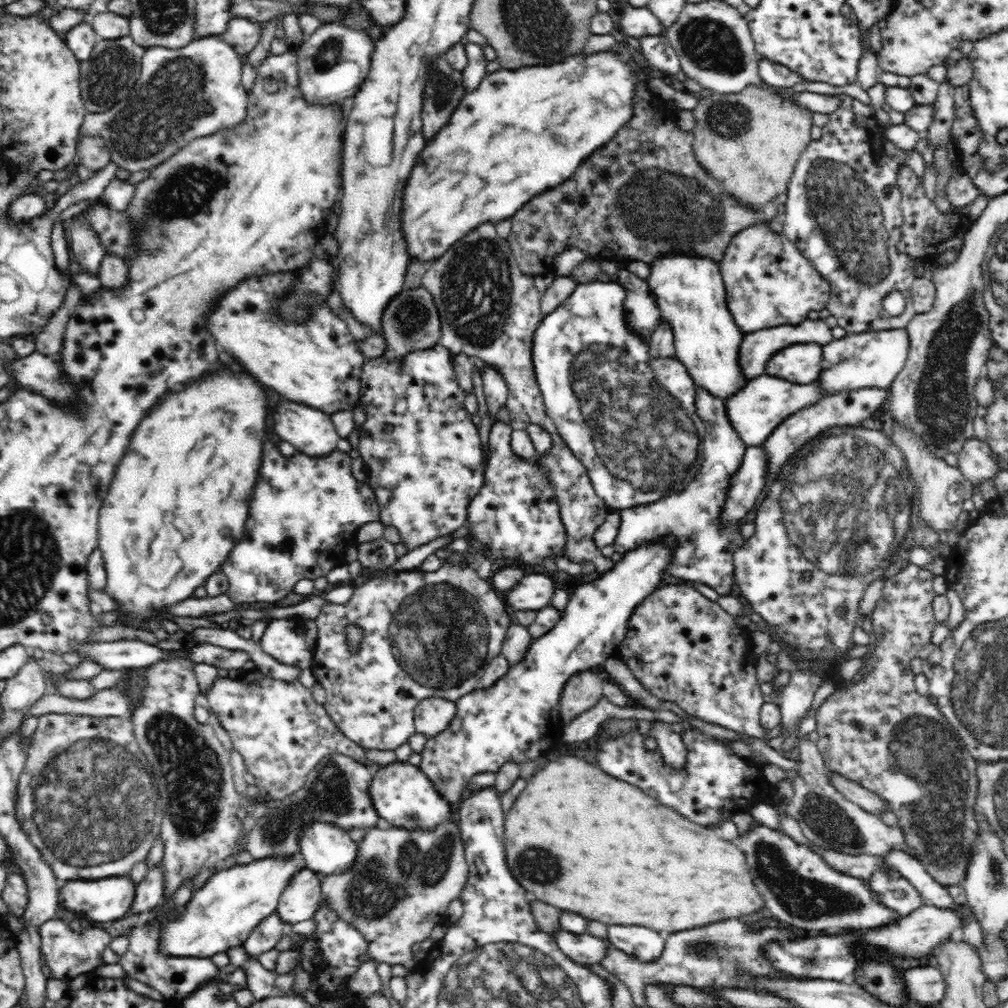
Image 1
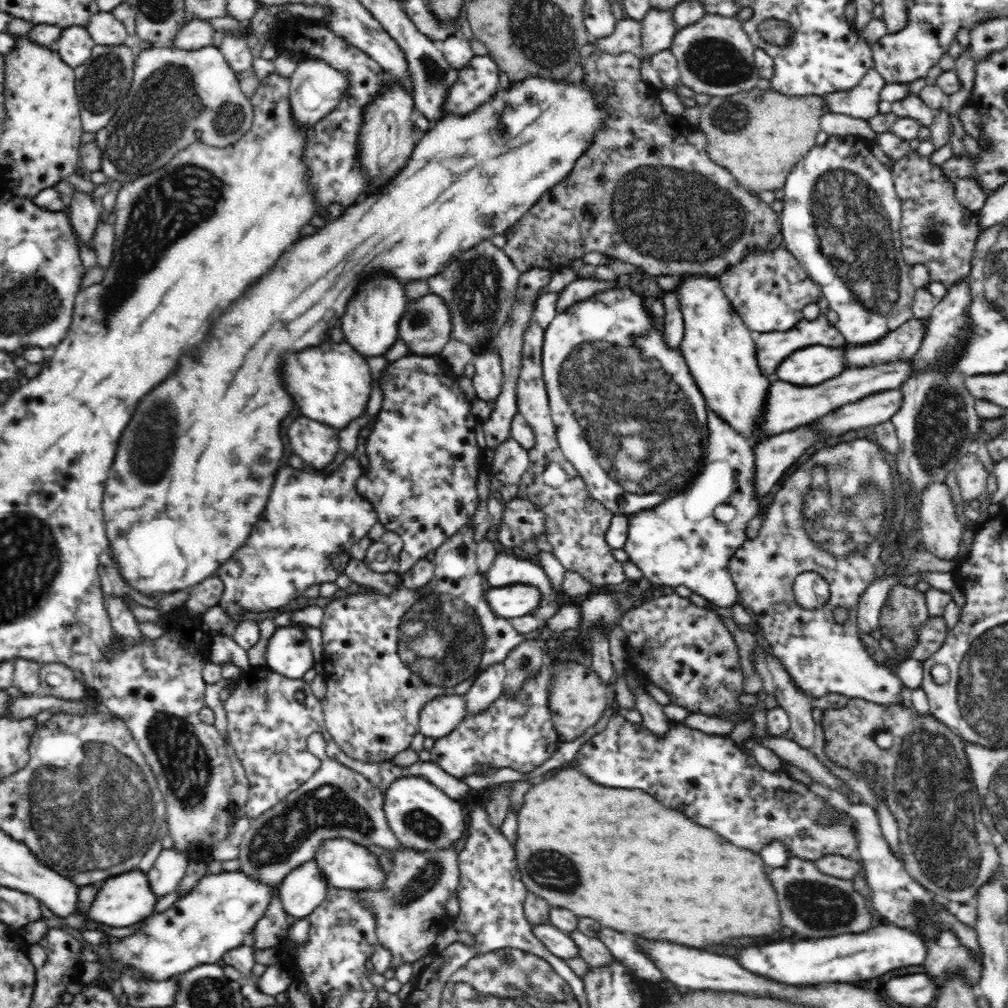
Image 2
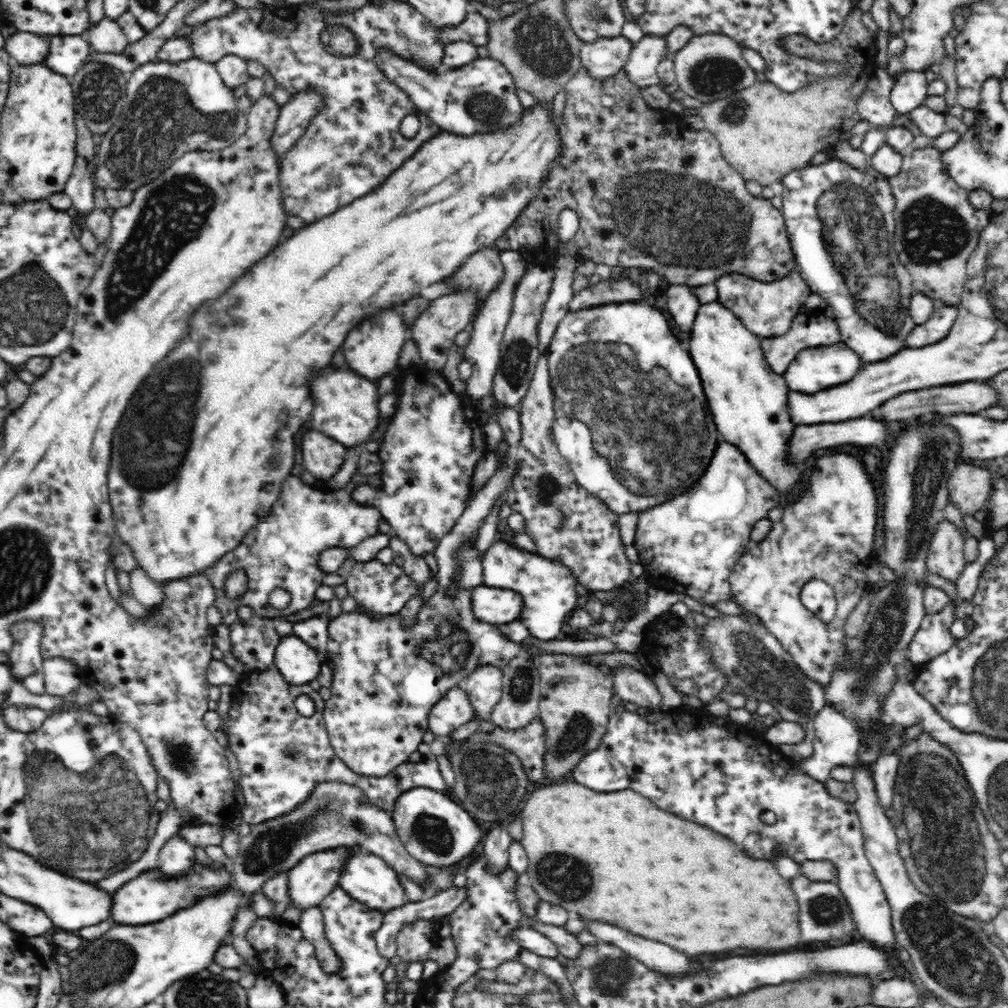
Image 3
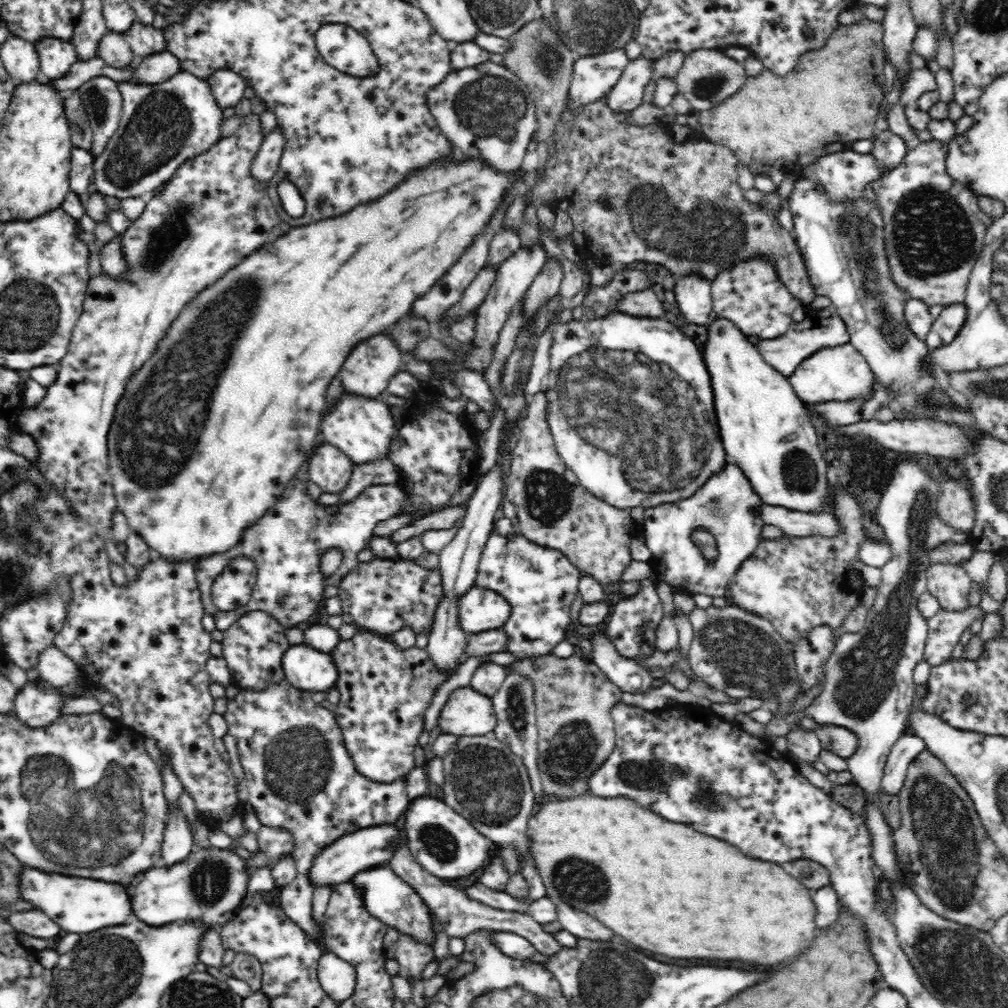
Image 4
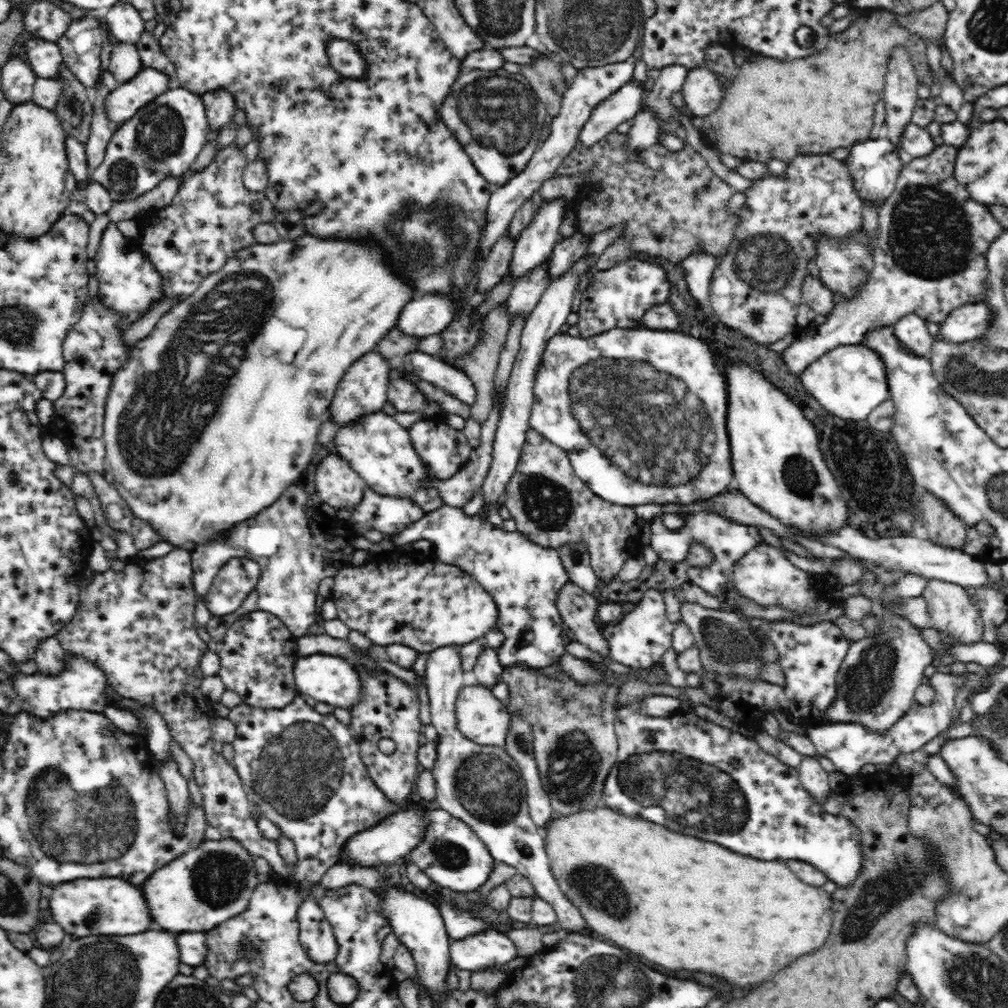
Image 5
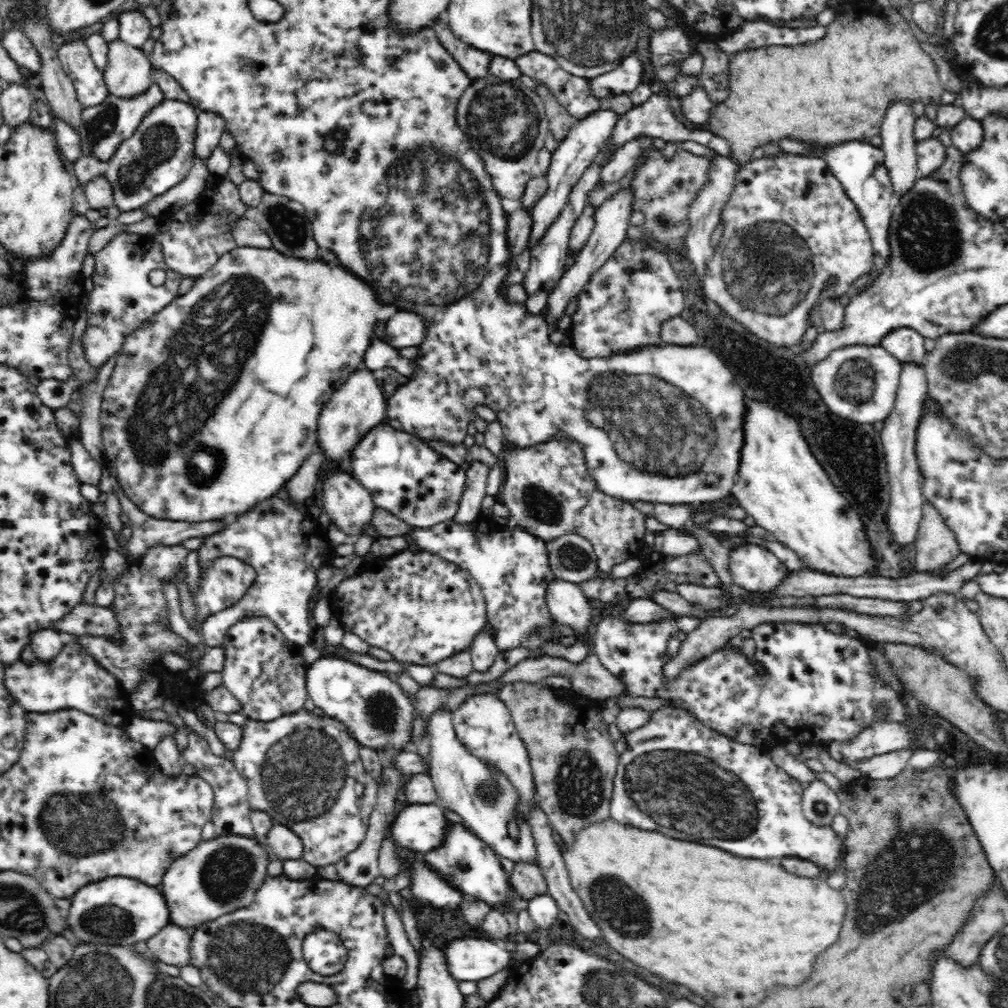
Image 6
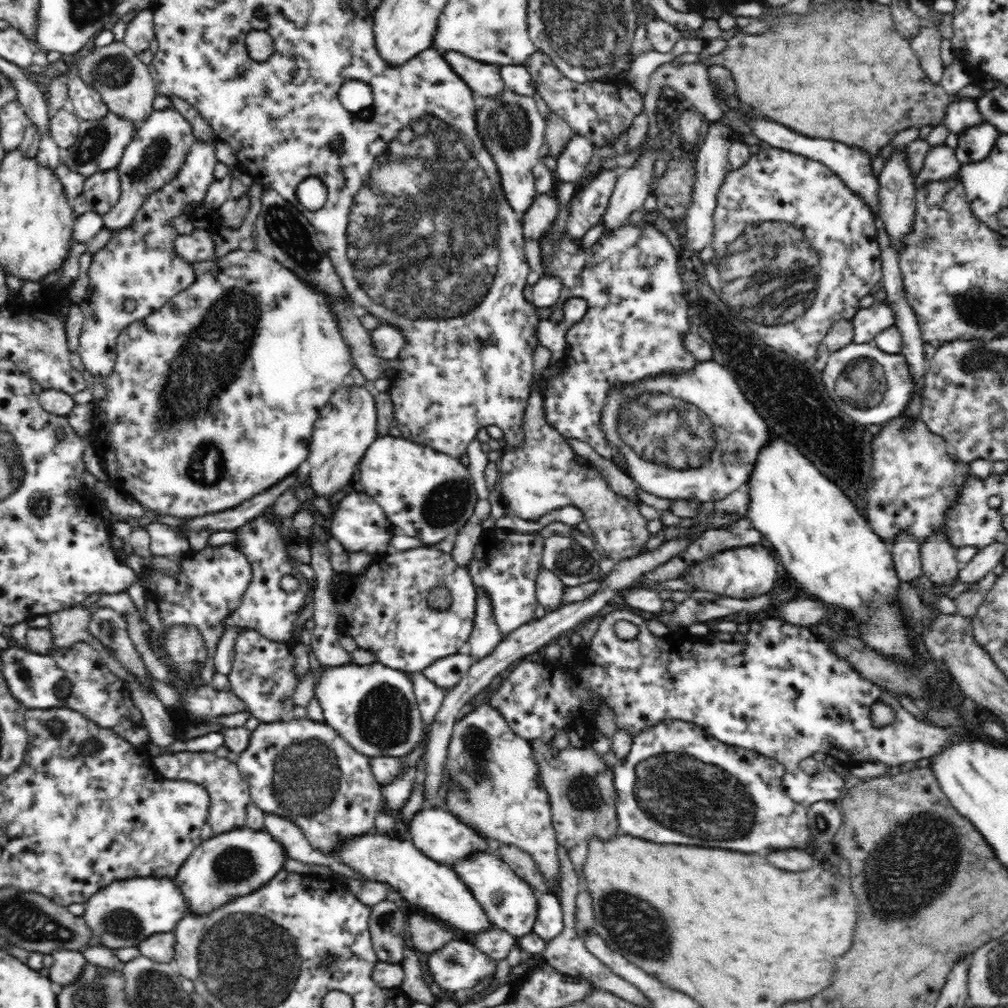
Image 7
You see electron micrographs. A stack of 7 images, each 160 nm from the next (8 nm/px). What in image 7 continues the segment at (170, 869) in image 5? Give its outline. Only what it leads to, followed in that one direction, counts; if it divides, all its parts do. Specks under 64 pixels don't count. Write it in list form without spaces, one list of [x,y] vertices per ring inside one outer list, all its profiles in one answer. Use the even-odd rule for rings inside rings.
[[[244,827],[202,841],[174,878],[188,902],[188,912],[206,914],[222,908],[229,900],[246,896],[270,882],[284,869],[286,860],[282,843],[273,838],[272,834],[266,830]]]

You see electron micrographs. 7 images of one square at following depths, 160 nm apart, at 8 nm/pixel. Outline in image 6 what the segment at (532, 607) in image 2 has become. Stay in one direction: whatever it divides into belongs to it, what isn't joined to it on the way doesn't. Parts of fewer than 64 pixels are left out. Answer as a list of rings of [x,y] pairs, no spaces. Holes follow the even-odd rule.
[[[424,550],[388,556],[384,565],[345,578],[334,591],[329,602],[345,632],[385,650],[396,662],[436,664],[468,650],[488,623],[484,596],[471,574]]]

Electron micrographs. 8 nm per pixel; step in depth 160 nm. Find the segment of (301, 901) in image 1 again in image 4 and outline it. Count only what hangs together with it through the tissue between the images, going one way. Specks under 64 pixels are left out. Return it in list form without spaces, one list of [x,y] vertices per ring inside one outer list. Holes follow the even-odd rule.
[[[393,824],[364,827],[363,829],[346,834],[339,840],[324,846],[318,852],[319,856],[314,860],[308,877],[314,883],[314,888],[320,885],[334,886],[351,881],[362,870],[368,870],[369,867],[388,863],[393,858],[394,846],[396,846],[398,841],[400,841],[400,832]]]

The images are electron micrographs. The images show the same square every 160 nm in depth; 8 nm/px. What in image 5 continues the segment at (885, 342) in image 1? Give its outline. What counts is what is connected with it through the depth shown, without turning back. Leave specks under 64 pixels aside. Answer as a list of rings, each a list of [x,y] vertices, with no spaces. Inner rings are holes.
[[[984,302],[958,306],[952,310],[944,325],[940,325],[940,334],[936,340],[944,340],[953,344],[980,339],[990,324],[990,312]]]

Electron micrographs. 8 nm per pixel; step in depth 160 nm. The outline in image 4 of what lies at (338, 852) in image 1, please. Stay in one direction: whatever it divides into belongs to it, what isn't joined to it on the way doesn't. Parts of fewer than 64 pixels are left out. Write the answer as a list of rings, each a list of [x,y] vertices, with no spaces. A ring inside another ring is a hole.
[[[372,868],[356,874],[351,880],[360,897],[364,899],[366,909],[390,928],[396,929],[400,935],[410,935],[420,942],[432,945],[436,939],[429,906],[420,895],[390,868]]]

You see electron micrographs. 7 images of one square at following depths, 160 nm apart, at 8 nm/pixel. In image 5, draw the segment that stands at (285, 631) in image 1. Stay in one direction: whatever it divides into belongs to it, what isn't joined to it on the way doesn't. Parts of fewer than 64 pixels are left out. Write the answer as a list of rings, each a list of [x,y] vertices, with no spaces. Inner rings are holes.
[[[312,654],[300,656],[294,664],[294,680],[300,694],[308,694],[320,702],[325,702],[334,708],[350,710],[360,698],[360,677],[346,659],[327,654]]]

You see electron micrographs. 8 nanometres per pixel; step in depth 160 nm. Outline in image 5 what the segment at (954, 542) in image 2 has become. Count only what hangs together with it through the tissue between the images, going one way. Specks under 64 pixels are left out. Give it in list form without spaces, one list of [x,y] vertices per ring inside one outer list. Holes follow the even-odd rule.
[[[932,578],[924,588],[923,598],[926,601],[926,605],[928,605],[928,614],[932,628],[952,636],[959,645],[974,644],[974,642],[982,640],[984,621],[981,620],[976,606],[970,602],[970,596],[966,593],[966,587],[962,587],[954,582],[944,582],[938,578]]]

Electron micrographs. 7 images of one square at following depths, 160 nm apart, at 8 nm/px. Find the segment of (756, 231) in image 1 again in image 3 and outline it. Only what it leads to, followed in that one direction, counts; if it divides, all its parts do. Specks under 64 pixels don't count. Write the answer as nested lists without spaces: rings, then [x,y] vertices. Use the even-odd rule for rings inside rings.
[[[796,269],[776,282],[762,282],[745,274],[728,273],[714,283],[719,301],[740,318],[748,331],[760,338],[777,338],[780,334],[787,334],[794,318],[800,316],[800,307],[813,293]]]

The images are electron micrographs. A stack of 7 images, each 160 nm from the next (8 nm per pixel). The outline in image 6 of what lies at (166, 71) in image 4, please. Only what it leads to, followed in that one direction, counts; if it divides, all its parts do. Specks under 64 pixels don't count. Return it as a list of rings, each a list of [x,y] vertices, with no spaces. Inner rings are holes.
[[[154,83],[152,86],[148,86],[146,92],[138,94],[134,98],[120,98],[109,94],[102,104],[85,108],[82,111],[82,122],[77,128],[77,133],[80,135],[81,154],[84,156],[89,154],[104,163],[108,162],[112,158],[112,154],[116,152],[116,148],[120,146],[120,142],[130,138],[142,120],[164,99],[162,89]]]

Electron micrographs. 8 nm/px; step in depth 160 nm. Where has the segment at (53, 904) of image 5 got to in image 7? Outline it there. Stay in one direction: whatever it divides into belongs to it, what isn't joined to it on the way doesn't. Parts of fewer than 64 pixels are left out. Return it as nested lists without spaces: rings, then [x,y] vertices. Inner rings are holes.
[[[168,877],[117,879],[88,898],[86,914],[82,917],[94,936],[104,940],[104,947],[138,947],[153,935],[172,932],[180,918],[188,914],[188,909],[184,910],[184,898],[180,898],[180,890],[176,890],[172,880]]]

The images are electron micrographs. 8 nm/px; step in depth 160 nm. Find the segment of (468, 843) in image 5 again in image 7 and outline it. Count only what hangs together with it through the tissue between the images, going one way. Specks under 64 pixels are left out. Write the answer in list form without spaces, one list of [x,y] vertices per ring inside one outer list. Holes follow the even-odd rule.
[[[473,851],[468,859],[462,859],[452,870],[470,889],[491,924],[516,939],[522,939],[533,931],[538,914],[538,893],[522,877],[518,877],[506,862],[493,853]]]

